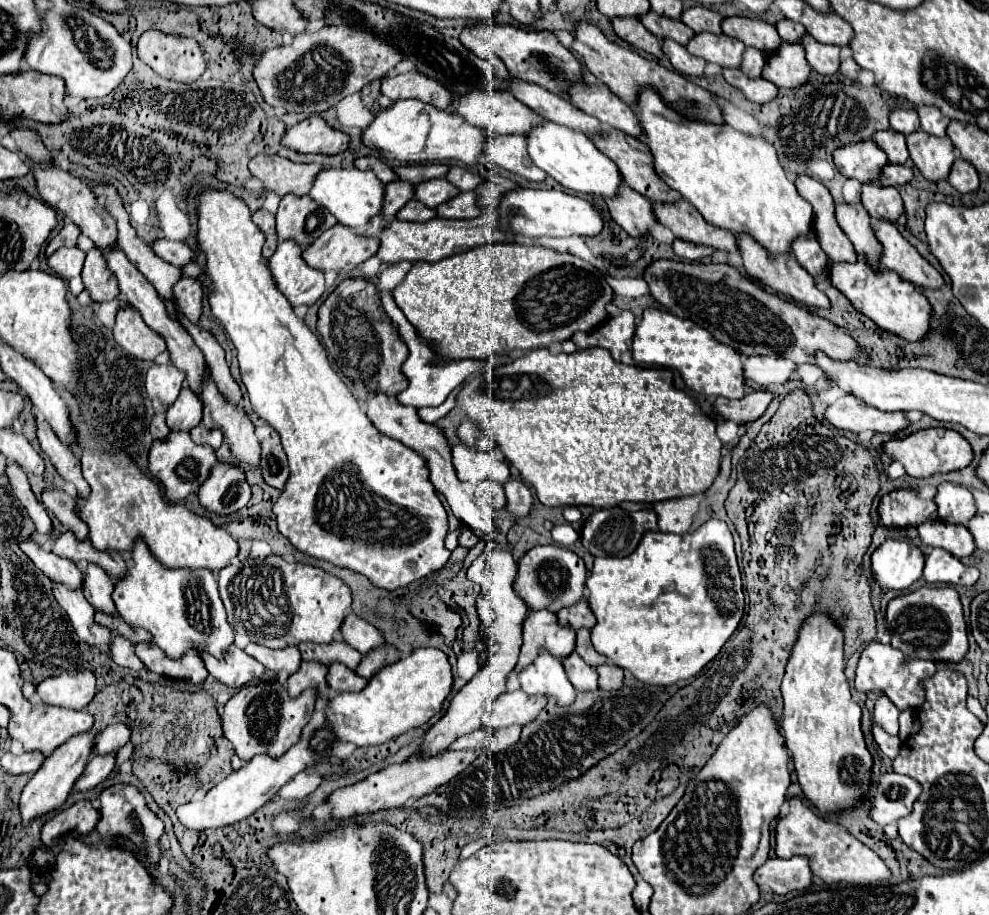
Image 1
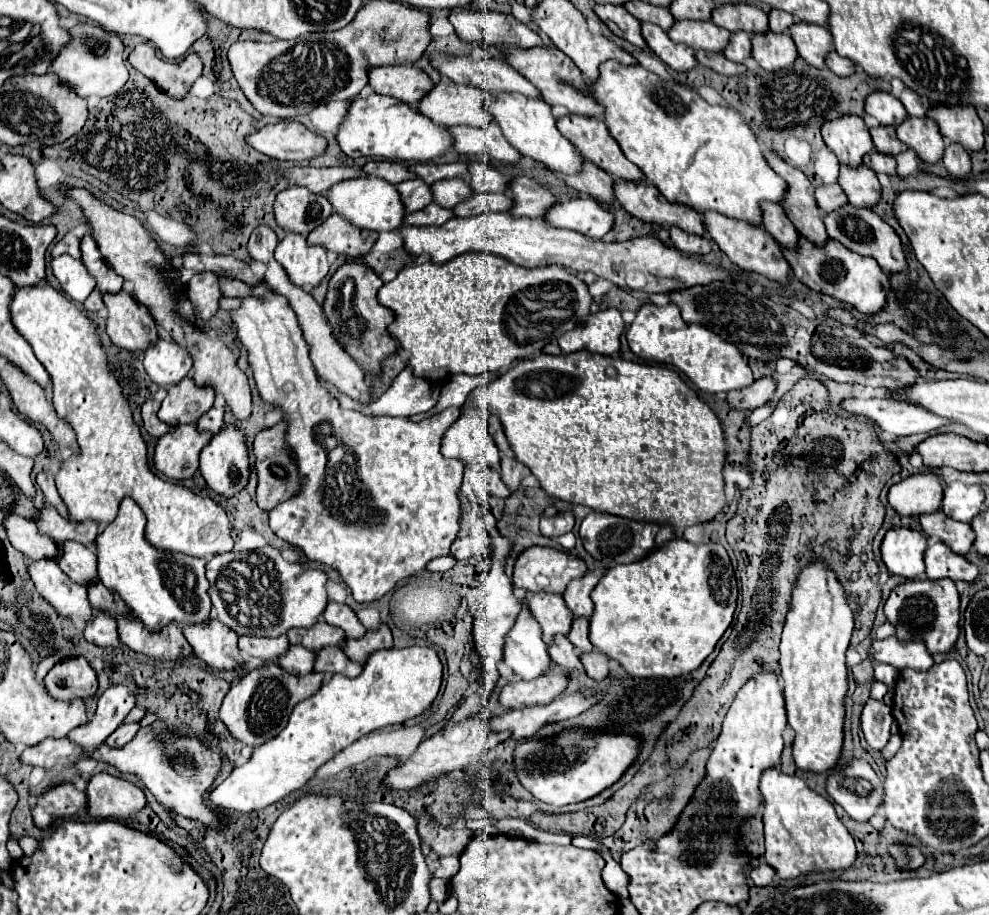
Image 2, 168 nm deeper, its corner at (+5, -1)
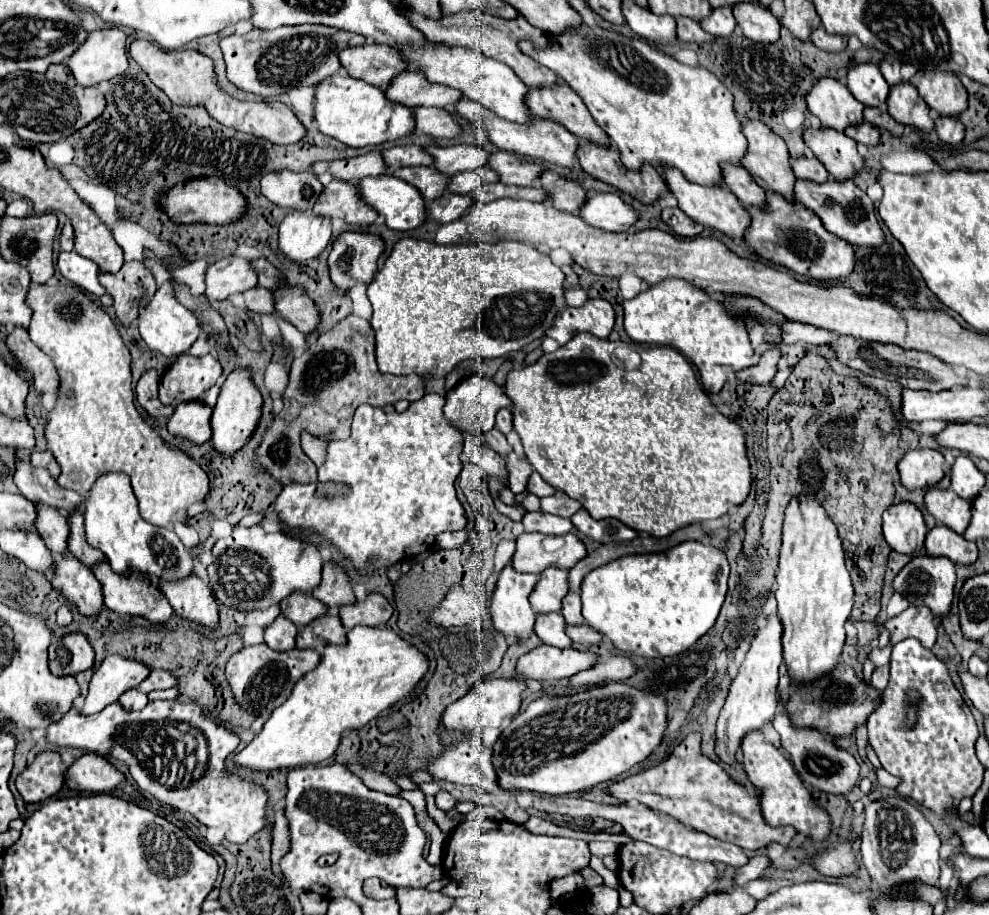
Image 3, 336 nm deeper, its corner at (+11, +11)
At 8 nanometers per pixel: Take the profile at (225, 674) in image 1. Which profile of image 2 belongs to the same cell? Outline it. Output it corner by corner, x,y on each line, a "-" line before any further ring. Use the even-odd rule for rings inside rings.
210,616
208,622
186,624
182,630
186,640
194,648
194,654
210,668
232,670
244,664
244,658
236,644
238,634
224,626
218,618

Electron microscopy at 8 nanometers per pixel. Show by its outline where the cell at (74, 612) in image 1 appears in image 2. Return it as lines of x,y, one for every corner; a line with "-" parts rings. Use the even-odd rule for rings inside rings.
34,560
26,564
36,590
66,618
86,622
92,618
92,608
86,598
86,586
72,582
56,560

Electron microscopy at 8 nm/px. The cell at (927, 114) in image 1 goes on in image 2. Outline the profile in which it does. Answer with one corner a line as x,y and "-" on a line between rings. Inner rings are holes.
904,88
904,90
902,90
900,102
904,104
906,112
908,112
910,116
916,116
916,118
924,118
926,112
928,112
928,108
930,108
928,98
922,98
920,94
916,94
916,92
910,90
910,88

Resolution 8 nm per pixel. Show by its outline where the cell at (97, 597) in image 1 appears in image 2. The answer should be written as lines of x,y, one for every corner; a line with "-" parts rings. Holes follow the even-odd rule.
72,540
62,542
60,550
62,550
62,556
58,558
58,564
72,578
72,582
88,586
90,582
98,580
94,550

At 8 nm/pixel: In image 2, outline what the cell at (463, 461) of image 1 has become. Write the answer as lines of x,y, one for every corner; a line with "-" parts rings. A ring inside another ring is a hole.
466,408
444,432
442,454
448,458
462,458
466,466
498,468
500,452
488,432
488,418
482,408

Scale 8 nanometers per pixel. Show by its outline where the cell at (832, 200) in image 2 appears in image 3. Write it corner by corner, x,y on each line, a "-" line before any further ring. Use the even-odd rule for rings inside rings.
816,158
794,160
792,170
794,170
798,180
808,180
808,182
826,182
828,180
828,170

